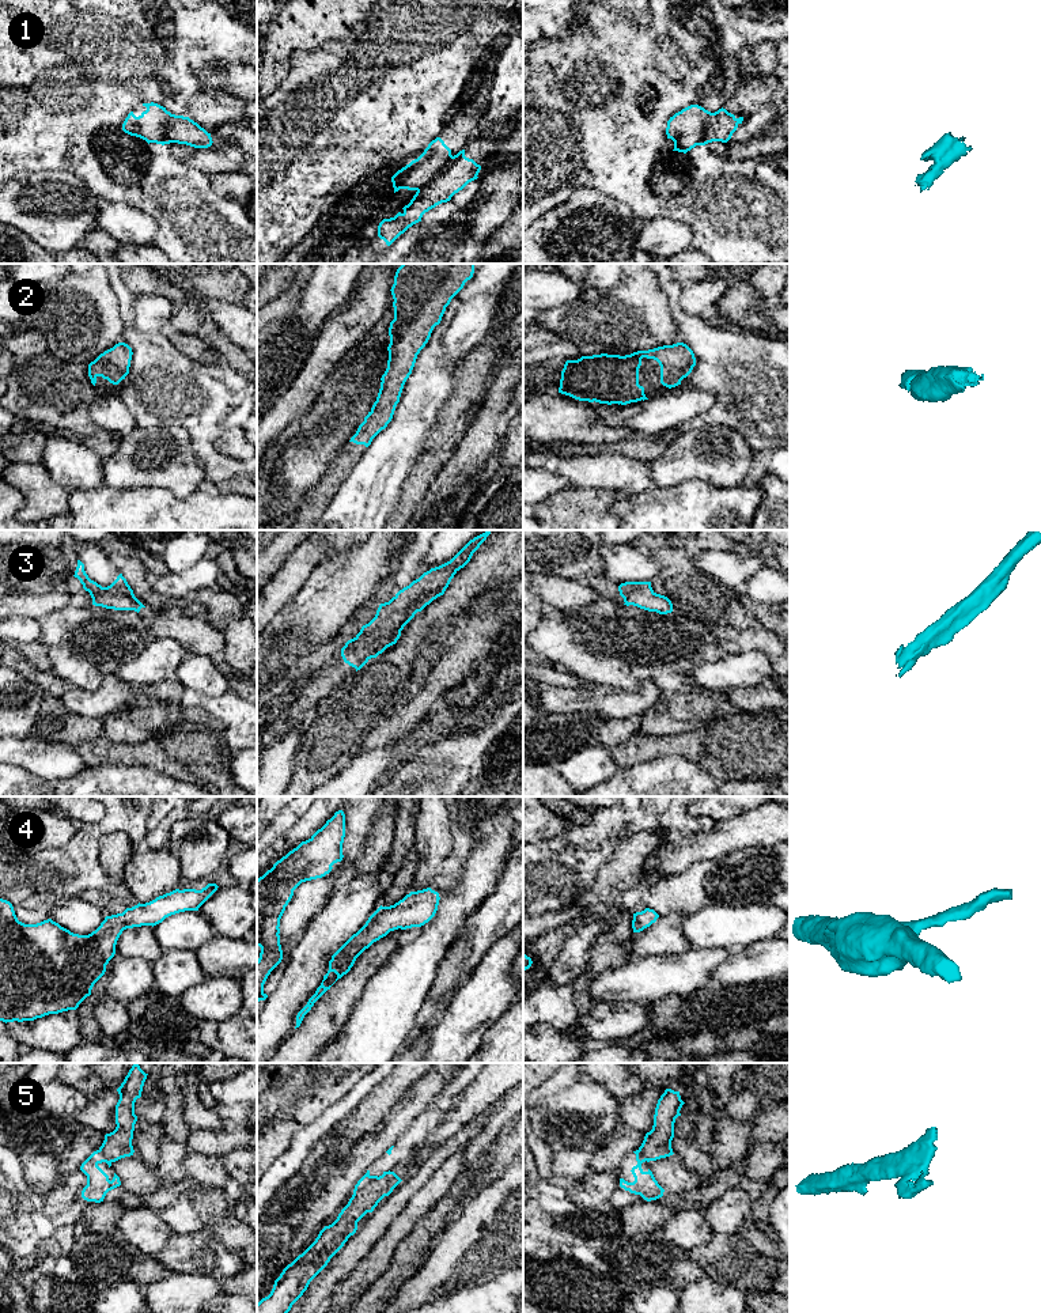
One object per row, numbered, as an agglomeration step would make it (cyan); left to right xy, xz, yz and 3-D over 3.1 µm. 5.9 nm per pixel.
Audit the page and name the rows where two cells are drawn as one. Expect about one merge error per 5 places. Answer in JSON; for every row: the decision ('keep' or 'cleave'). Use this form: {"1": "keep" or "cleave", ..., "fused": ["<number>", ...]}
{"1": "cleave", "2": "keep", "3": "keep", "4": "keep", "5": "cleave", "fused": ["1", "5"]}

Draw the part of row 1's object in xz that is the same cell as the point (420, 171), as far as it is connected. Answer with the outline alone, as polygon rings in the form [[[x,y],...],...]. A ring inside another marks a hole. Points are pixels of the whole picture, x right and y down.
[[[436,137],[417,159],[391,177],[394,193],[400,189],[419,190],[424,188],[447,166],[451,158],[451,150],[440,137]]]

